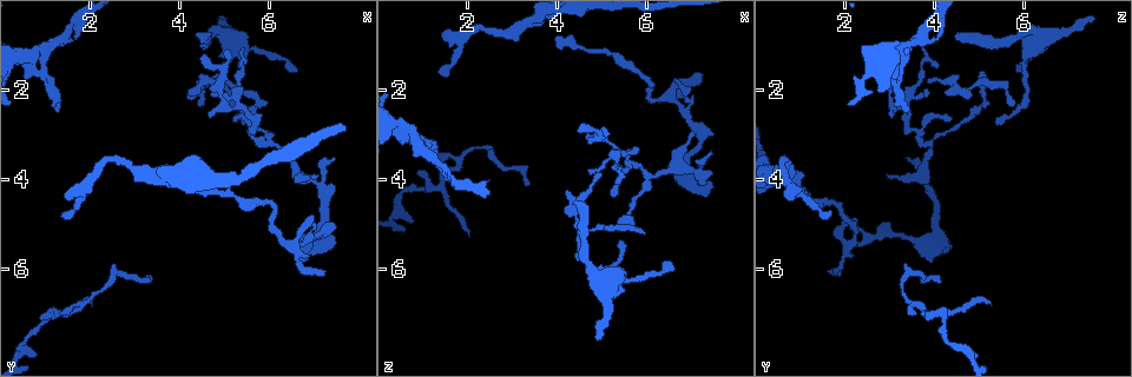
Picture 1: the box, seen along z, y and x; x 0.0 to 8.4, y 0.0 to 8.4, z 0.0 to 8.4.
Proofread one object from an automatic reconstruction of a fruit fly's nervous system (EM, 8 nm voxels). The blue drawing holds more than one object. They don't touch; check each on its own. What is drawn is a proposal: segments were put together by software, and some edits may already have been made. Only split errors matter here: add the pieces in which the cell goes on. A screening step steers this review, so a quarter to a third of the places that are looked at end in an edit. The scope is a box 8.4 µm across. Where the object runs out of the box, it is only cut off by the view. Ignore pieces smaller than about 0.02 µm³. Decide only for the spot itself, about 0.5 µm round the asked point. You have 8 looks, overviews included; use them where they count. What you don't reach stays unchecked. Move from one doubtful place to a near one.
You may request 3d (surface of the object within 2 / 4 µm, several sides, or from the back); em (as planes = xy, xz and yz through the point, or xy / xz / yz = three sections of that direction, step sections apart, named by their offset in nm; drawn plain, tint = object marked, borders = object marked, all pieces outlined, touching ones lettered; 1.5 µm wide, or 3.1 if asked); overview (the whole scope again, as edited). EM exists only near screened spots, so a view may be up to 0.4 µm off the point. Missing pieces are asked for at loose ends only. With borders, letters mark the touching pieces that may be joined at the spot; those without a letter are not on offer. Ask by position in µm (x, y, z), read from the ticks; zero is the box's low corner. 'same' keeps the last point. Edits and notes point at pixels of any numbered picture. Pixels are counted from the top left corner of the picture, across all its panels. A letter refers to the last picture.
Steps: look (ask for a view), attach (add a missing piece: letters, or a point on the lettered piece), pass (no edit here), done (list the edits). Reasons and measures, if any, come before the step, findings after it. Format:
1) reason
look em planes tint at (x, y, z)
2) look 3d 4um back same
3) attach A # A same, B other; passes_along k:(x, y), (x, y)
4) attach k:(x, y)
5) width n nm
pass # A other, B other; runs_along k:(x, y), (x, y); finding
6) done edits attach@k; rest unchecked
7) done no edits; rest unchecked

tapers out
look 3d 4um at (2.10, 6.70, 5.20)

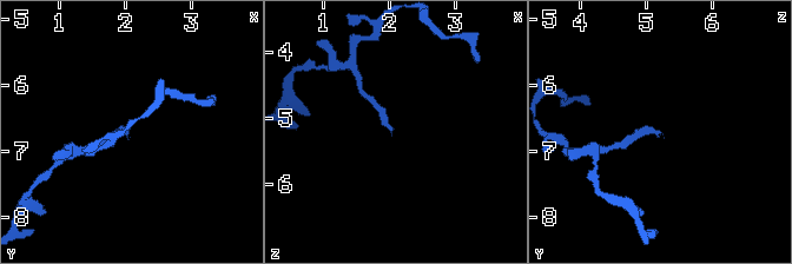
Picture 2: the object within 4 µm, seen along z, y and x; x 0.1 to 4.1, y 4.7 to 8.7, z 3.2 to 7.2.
now the EM
look em xz step 8 borders at (2.05, 6.75, 5.25)

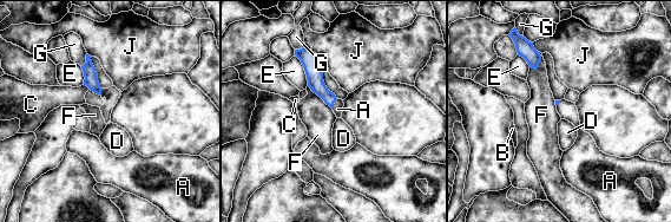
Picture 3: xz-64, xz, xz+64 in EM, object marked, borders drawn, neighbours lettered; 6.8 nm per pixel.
attach A # A same, B other, C other, D other, E other, F other, G other, J other; the cell continues

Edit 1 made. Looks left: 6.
look 3d 2um at (1.45, 4.45, 0.75)

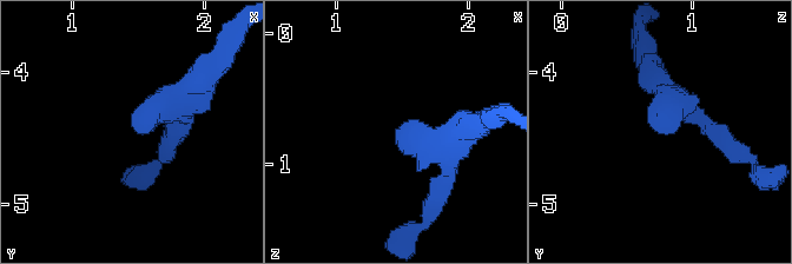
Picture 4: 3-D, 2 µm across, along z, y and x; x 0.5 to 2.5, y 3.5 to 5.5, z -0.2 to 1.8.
look em planes borders at (1.46, 4.44, 0.80)

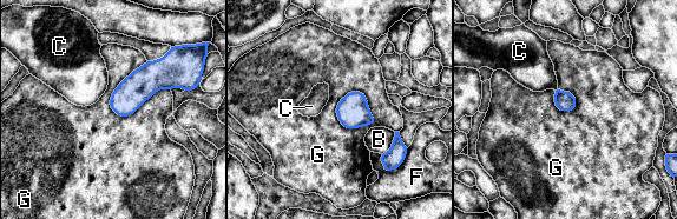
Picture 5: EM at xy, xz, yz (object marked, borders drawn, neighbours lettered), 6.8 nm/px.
width 130 nm
pass # B other, C other, F other, G other; border 5:(170, 88), (126, 115), (109, 104); none of them fits

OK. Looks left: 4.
thin end
look 3d 2um at (7.40, 3.55, 3.35)

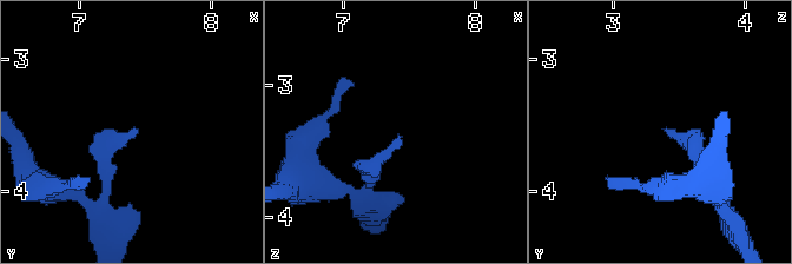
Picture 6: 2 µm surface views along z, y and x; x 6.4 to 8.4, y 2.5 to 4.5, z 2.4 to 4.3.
look em planes borders at (7.42, 3.52, 3.38)

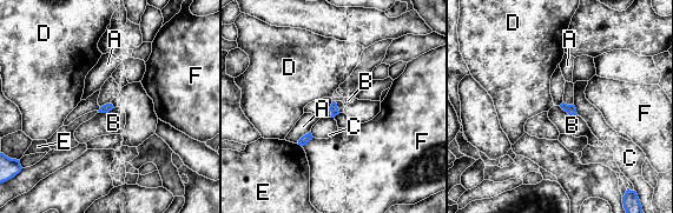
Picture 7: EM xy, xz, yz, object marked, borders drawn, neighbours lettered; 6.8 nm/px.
pass # A other, B other, C other, D other, E other, F other; border 7:(559, 106), (569, 114), (576, 114); none of them fits

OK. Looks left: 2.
done edits attach@3; rest unchecked

